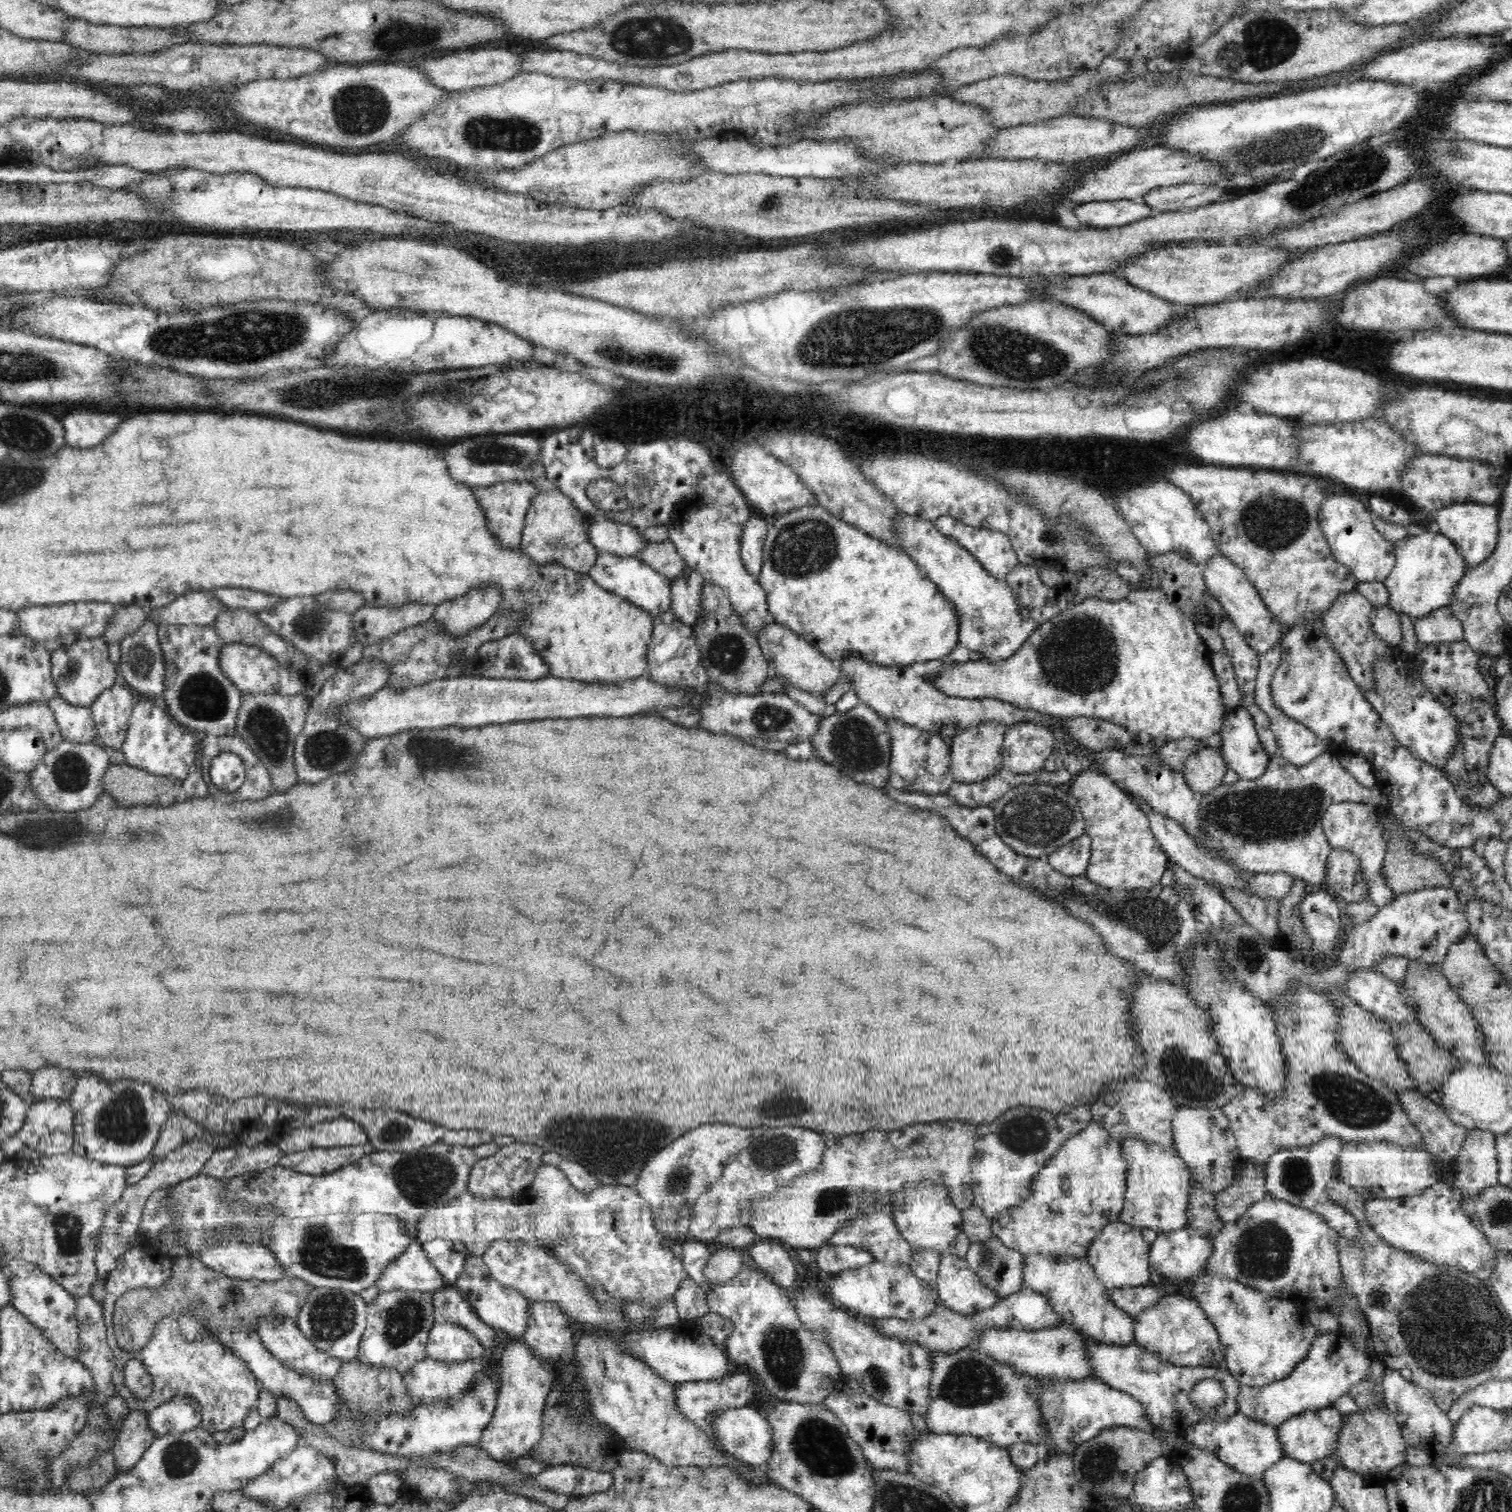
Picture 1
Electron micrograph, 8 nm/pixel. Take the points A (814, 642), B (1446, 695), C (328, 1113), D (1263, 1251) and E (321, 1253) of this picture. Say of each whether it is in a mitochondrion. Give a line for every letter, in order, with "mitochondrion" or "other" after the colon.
A: other
B: other
C: other
D: mitochondrion
E: mitochondrion

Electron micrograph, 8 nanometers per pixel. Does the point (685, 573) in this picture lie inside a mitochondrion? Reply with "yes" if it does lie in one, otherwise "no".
no

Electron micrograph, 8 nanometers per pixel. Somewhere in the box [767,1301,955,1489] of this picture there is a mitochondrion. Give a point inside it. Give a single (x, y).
(819, 1446)

